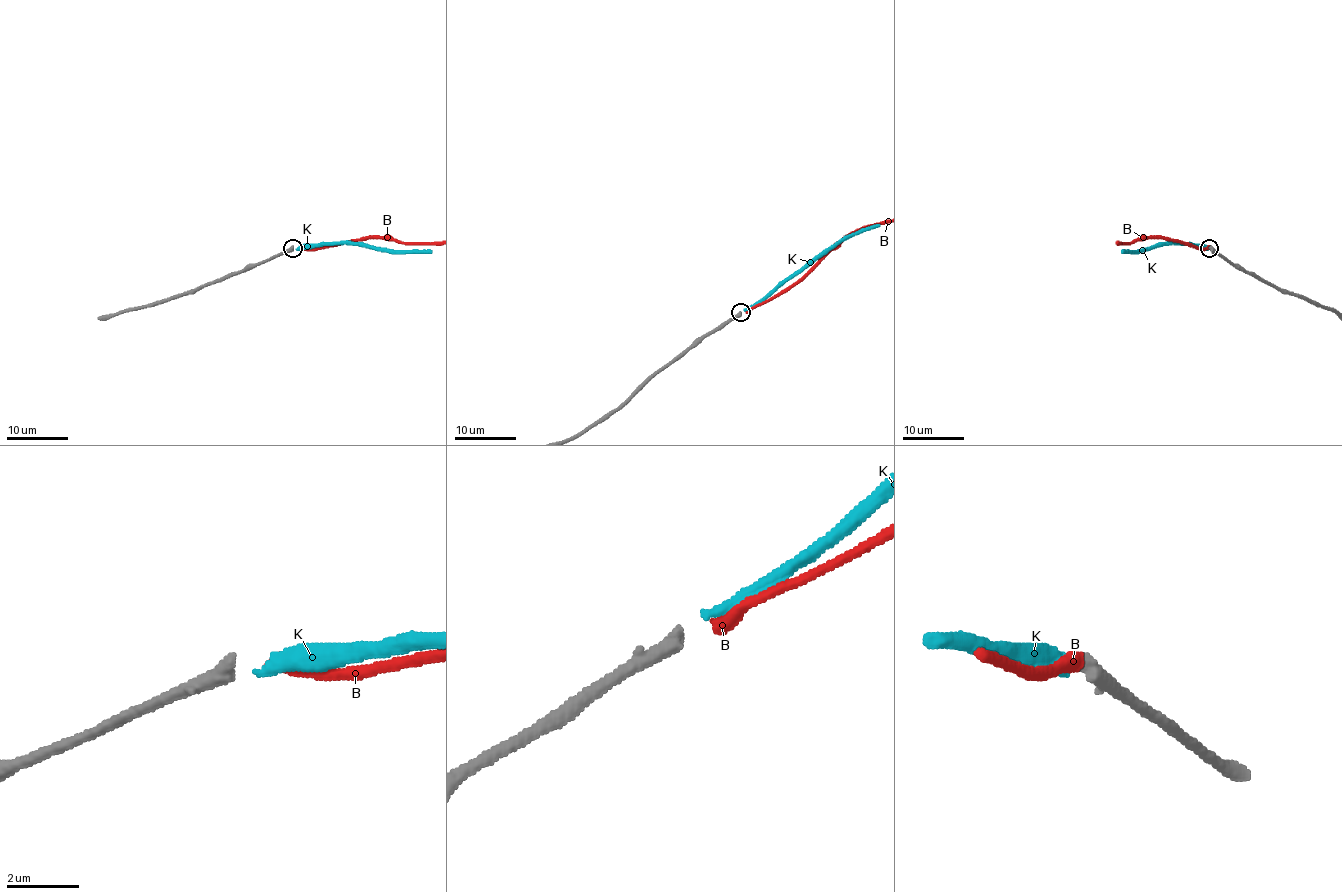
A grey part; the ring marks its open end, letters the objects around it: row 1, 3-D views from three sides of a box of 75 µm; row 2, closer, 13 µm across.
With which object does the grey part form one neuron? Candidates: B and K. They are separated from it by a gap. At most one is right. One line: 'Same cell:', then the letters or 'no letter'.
Same cell: B

